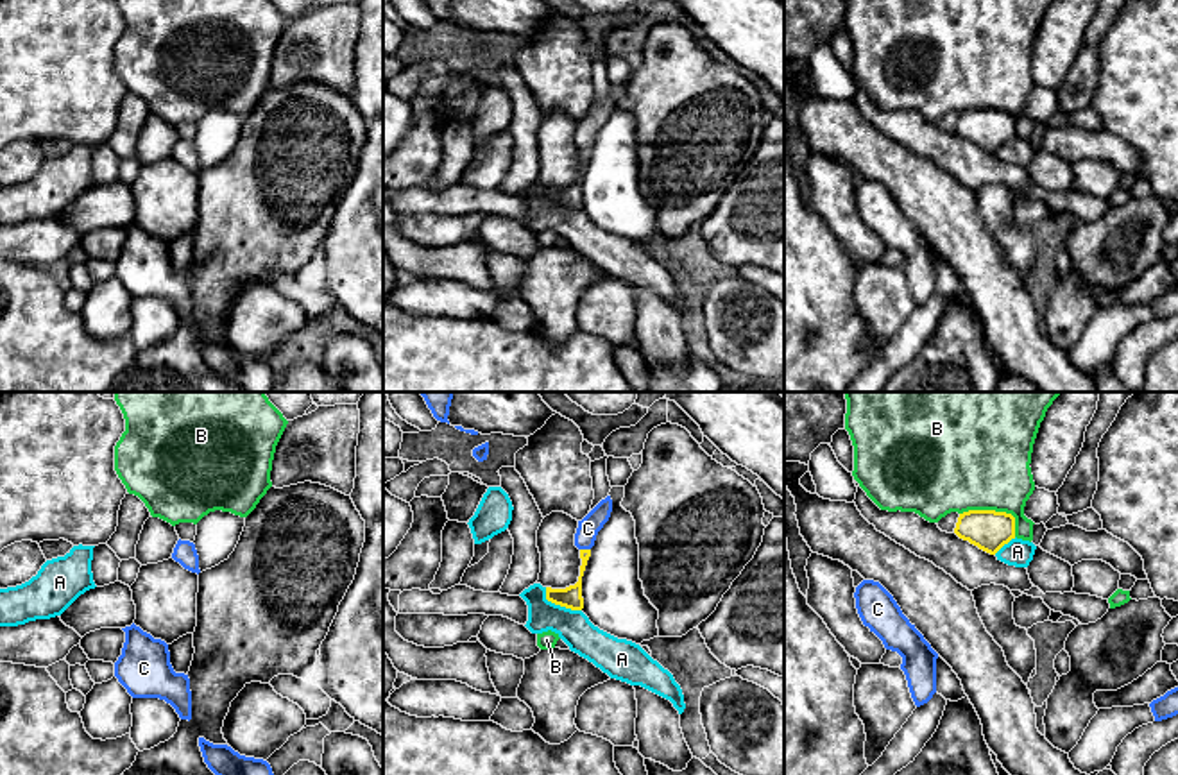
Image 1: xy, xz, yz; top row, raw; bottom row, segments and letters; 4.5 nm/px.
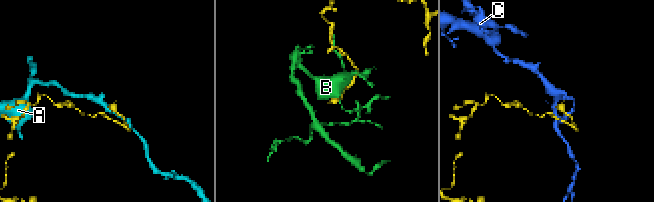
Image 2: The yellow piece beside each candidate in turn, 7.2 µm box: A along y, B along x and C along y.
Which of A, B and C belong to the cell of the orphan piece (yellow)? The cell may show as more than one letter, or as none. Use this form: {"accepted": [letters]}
{"accepted": ["C"]}

